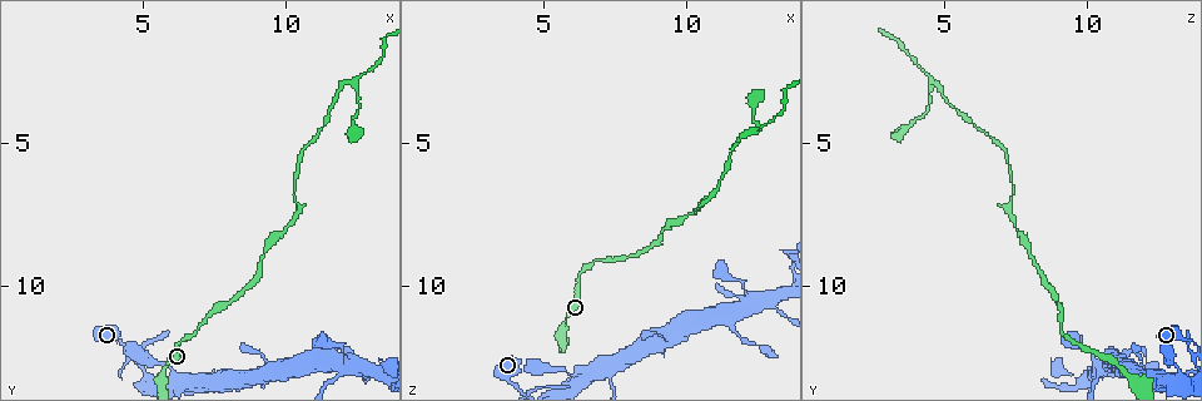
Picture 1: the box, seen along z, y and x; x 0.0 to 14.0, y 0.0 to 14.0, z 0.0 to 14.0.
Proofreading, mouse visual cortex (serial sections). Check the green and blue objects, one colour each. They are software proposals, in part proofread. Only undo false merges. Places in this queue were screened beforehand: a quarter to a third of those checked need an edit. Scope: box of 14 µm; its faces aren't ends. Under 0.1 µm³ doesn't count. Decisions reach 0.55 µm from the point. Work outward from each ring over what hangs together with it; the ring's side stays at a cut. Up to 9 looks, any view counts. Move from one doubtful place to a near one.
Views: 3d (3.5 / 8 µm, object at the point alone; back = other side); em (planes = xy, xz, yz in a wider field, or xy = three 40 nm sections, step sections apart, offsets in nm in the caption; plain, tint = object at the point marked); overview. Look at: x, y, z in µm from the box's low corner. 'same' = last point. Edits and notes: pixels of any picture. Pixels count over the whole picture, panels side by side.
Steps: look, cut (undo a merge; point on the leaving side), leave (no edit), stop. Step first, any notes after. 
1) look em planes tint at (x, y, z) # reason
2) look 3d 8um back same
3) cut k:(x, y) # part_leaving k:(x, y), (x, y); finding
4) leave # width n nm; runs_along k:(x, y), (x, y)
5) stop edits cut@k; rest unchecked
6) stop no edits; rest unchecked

look 3d 3.5um at (11.5, 12.3, 11.3) # sharp bend

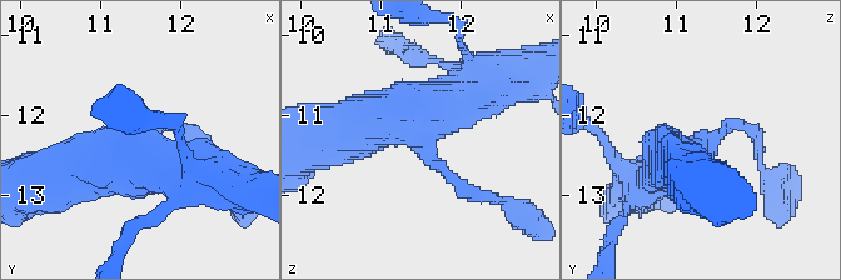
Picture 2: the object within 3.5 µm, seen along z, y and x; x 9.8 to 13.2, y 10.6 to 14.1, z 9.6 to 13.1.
look em planes tint same # now the EM

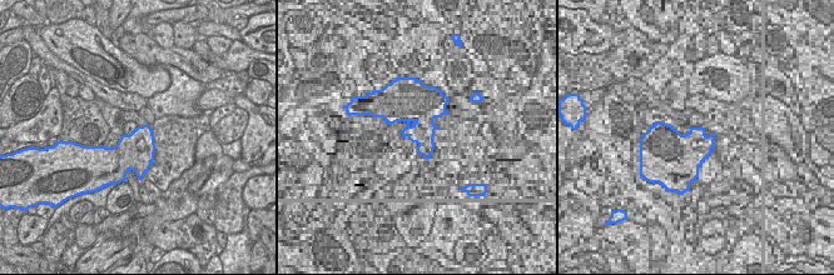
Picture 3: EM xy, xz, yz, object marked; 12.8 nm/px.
leave # runs_along 2:(339, 133), (439, 108), (493, 81); all the same cell

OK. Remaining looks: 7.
look 3d 8um at (13.2, 13.0, 10.8) # sudden change in width

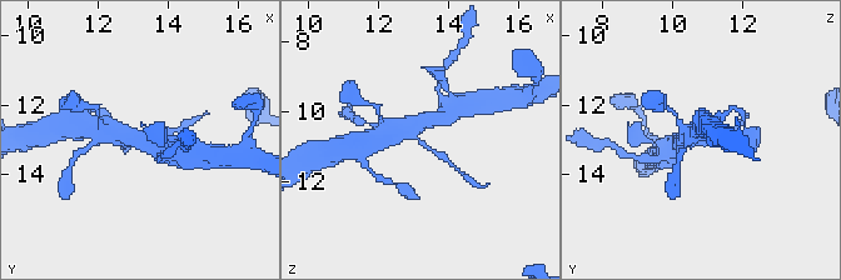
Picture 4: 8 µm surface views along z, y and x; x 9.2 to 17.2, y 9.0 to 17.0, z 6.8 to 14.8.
look em xy step 1 tint at (13.2, 13.1, 10.8) # arms 3; arm_widths 200, 500, 500 nm

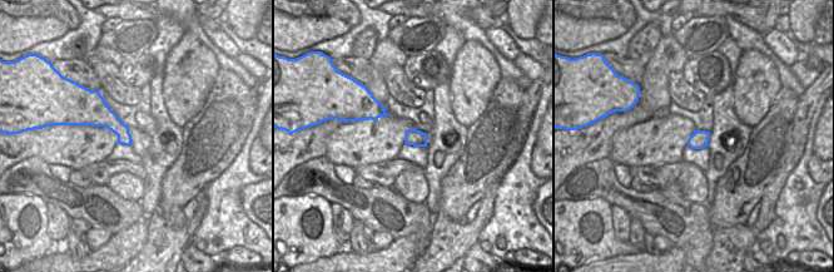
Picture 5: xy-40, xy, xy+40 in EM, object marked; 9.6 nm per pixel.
leave # runs_along 4:(389, 131), (411, 129), (446, 159); continuous, no second cell

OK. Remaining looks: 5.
look 3d 3.5um at (10.4, 7.3, 7.3) # abrupt turn

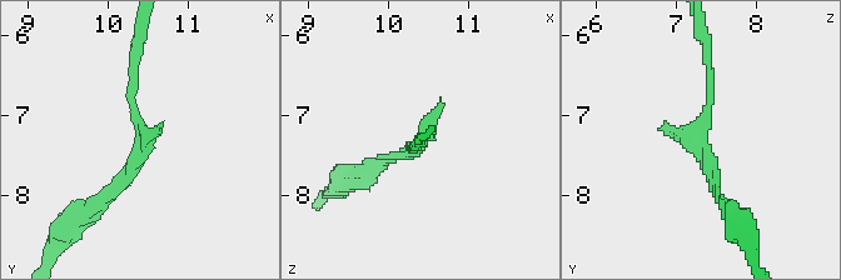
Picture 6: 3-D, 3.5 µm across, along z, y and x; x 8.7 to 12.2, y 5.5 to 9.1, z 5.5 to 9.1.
look em xy step 3 tint at (10.50, 7.35, 7.20) # arm_widths 150, 150 nm; shape alone is not enough

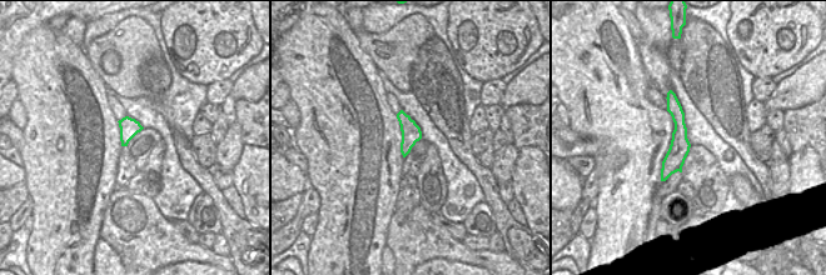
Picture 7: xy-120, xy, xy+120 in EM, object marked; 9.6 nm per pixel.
look em xy step 2 tint same # another direction

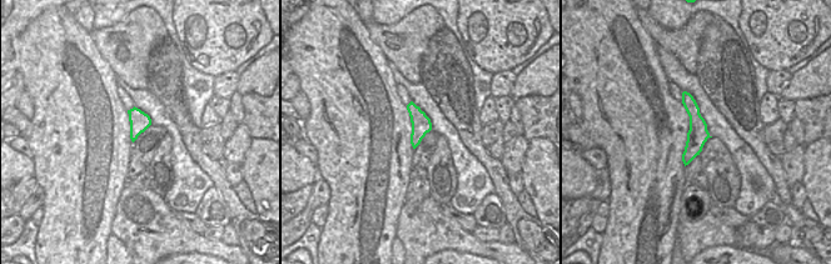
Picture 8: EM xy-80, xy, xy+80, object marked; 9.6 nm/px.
leave # width 190 nm; runs_along 6:(722, 203), (691, 138), (707, 118), (710, 68); continuous, no second cell

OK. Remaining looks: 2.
look 3d 3.5um at (12.3, 2.8, 4.6) # sharp bend

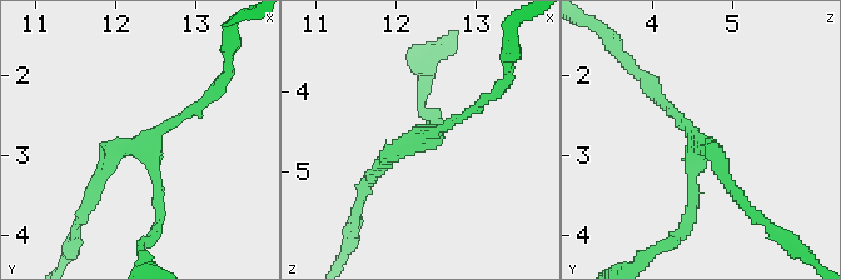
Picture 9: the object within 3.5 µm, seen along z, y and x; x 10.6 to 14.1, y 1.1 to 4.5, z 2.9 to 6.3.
look em xy step 2 tint at (12.35, 2.90, 4.55) # arms 3; arm_widths 150, 150, 200 nm; now the EM

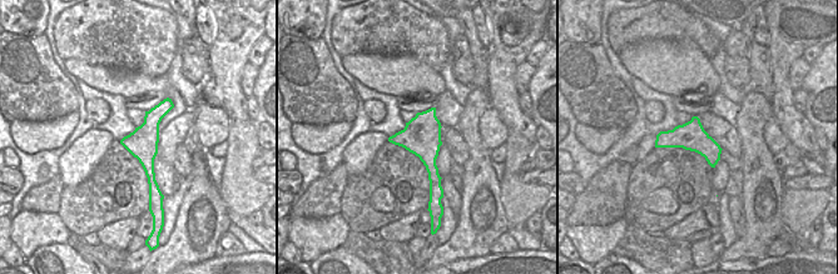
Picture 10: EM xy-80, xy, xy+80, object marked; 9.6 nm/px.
leave # runs_along 10:(168, 101), (148, 131), (152, 188); one cell here

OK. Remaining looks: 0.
stop no edits; rest unchecked

